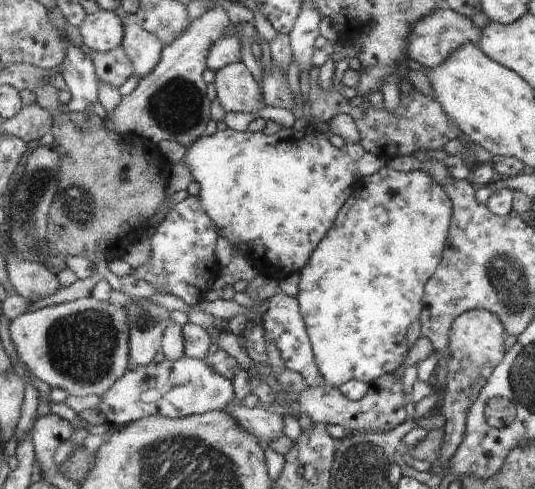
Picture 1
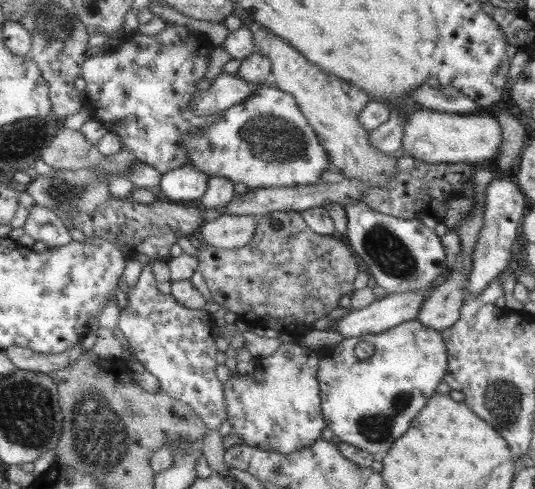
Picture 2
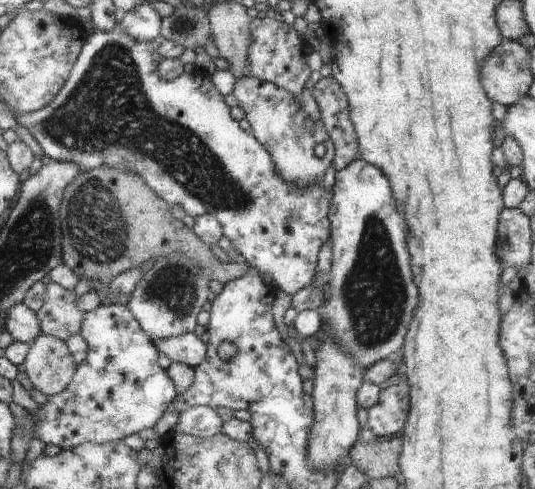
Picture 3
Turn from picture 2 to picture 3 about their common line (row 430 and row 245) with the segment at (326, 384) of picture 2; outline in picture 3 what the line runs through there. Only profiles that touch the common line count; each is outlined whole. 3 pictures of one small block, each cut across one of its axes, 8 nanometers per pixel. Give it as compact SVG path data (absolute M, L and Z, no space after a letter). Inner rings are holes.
M363 158L354 160L335 174L329 211L333 252L329 284L332 296L317 310L330 326L330 335L364 368L364 372L376 362L402 352L409 322L413 320L413 312L419 304L419 290L413 282L411 254L407 250L407 222L395 206L396 198L391 188L380 168Z

